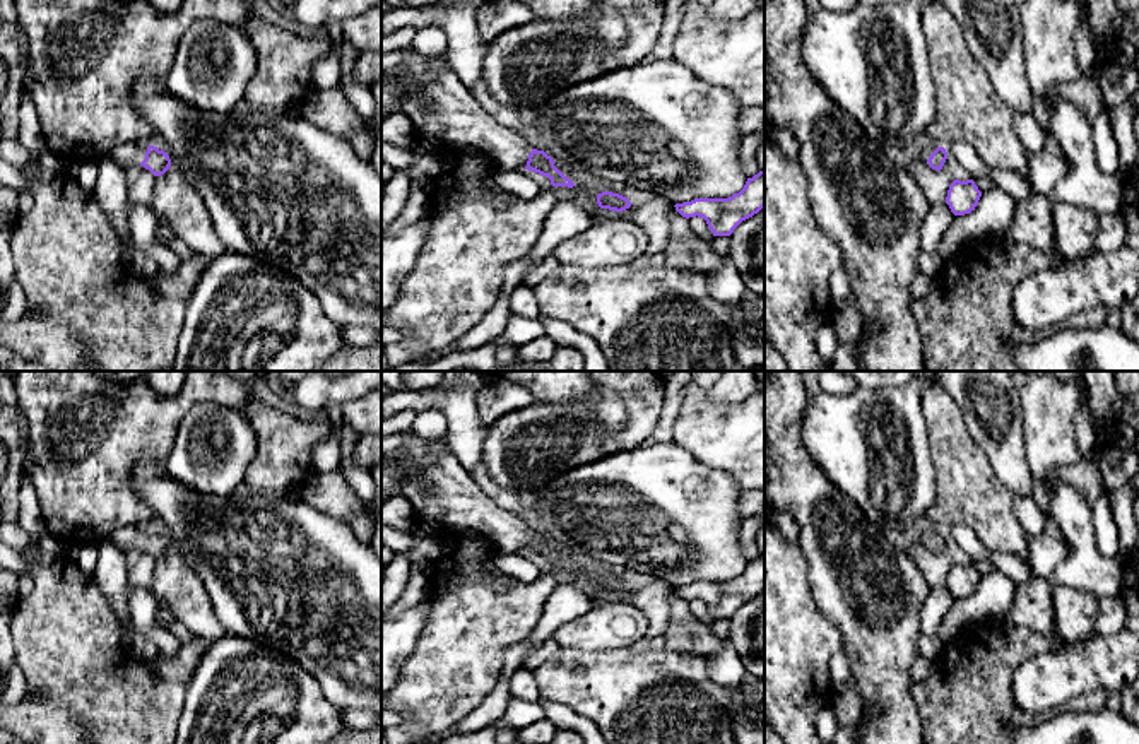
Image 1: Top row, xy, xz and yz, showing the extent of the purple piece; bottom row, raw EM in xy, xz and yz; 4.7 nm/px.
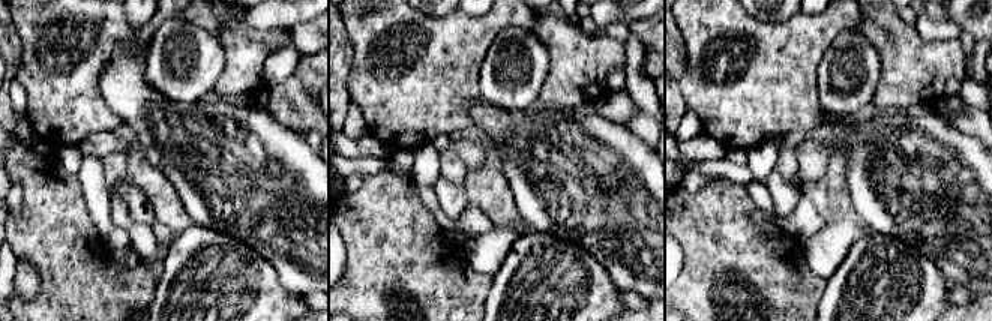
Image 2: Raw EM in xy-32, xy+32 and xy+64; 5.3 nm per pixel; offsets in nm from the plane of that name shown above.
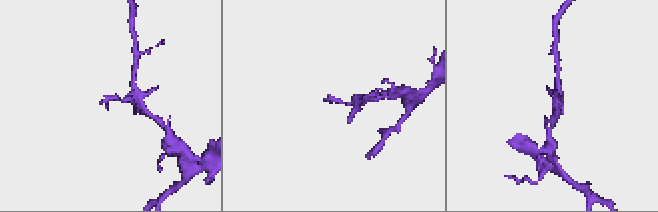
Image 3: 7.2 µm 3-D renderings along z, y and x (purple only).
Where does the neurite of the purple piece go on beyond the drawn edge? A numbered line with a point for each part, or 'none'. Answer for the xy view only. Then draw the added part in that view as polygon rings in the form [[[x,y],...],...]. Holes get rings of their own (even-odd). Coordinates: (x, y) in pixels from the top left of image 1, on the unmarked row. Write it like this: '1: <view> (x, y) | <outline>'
1: xy (129, 537) | [[[120,527],[113,530],[106,540],[115,544],[120,551],[127,552],[140,547],[145,542],[147,530],[149,527]]]

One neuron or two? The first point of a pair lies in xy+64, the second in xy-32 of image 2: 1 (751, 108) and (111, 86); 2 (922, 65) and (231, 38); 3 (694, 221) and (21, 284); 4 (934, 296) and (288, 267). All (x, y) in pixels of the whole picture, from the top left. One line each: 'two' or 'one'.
1: two
2: one
3: two
4: two

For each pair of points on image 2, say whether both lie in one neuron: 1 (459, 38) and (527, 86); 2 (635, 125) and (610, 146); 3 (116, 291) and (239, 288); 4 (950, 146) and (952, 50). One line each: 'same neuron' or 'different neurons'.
1: different neurons
2: different neurons
3: different neurons
4: different neurons

